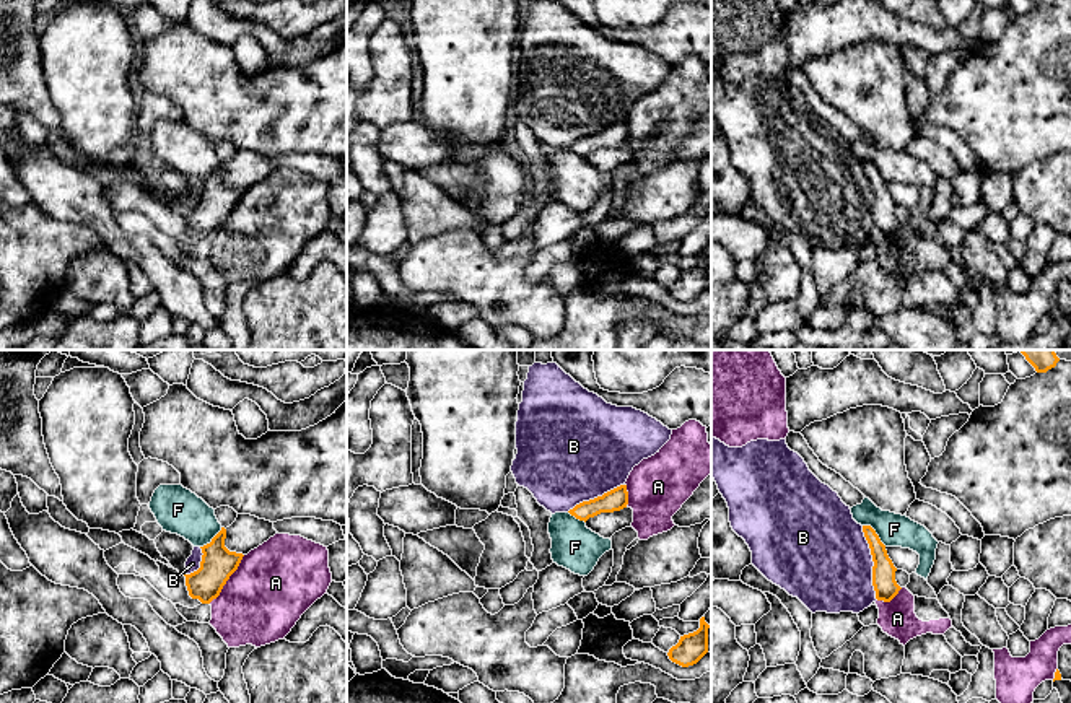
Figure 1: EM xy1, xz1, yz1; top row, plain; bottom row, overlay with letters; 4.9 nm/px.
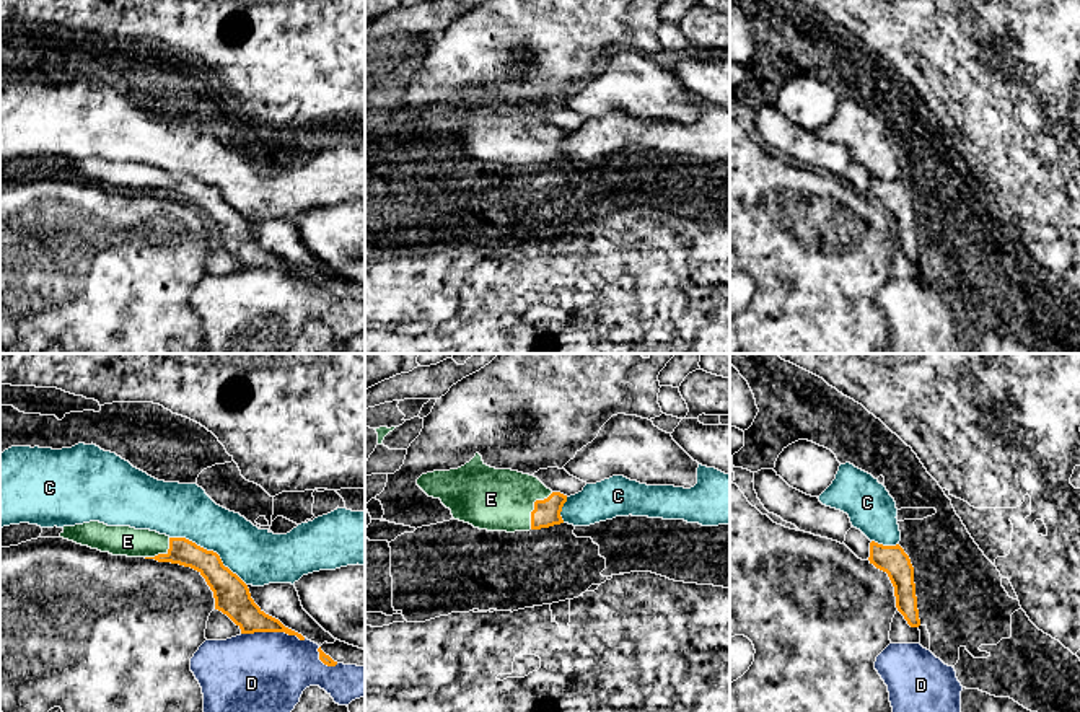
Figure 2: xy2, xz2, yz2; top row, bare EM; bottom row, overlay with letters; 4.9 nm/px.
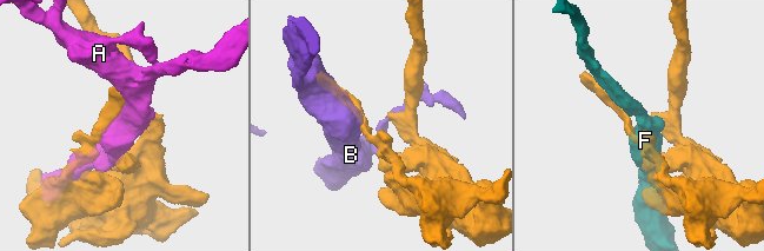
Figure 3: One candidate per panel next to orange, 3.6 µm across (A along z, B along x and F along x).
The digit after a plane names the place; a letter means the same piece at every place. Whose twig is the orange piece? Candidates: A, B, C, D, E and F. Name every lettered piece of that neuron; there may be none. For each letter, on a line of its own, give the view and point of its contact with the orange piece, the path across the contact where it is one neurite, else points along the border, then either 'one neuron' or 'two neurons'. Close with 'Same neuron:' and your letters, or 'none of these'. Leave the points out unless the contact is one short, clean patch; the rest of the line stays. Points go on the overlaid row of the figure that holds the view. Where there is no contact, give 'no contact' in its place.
A: meets orange in xy1 at (228, 578); two neurons
B: meets orange in yz1 at (874, 563); two neurons
C: meets orange in xy2 at (210, 551); two neurons
D: meets orange in xy2 at (274, 631); two neurons
E: meets orange in xz2 at (535, 507); runs through xz2 (546, 512), (535, 507), (523, 502), (491, 499); one neuron
F: meets orange in yz1 at (874, 532); border along yz1 (863, 524), (868, 524), (886, 545); two neurons
Same neuron: E

